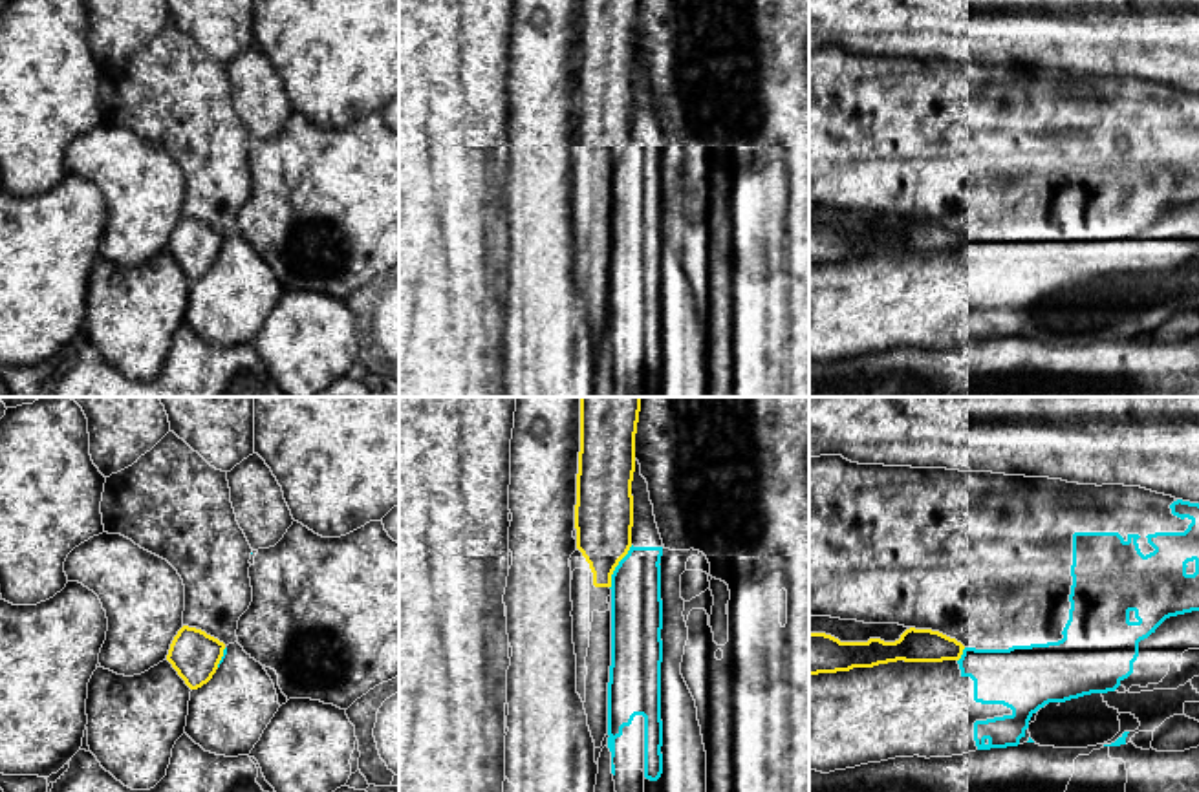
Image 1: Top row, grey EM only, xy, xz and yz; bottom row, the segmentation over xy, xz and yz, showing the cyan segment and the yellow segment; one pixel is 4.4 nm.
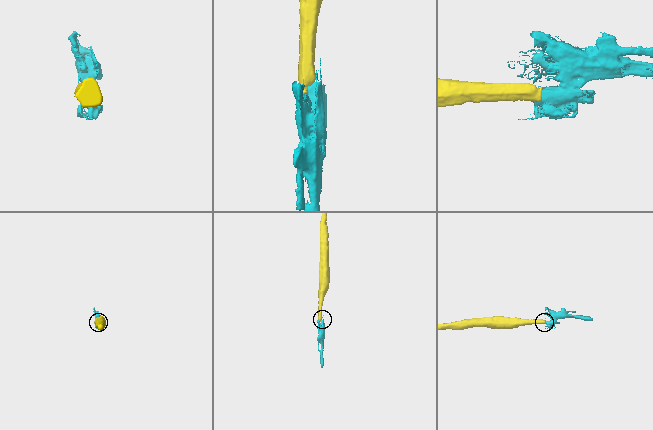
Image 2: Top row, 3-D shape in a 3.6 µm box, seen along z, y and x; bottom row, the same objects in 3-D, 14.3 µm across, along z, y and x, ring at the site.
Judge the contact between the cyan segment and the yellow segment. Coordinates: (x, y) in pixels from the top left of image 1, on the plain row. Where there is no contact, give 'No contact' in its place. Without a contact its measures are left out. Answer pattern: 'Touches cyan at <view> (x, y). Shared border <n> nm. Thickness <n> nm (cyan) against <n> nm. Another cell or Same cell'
Touches cyan at xz (615, 158). Shared border 220 nm. Thickness 220 nm (cyan) against 260 nm. Another cell

